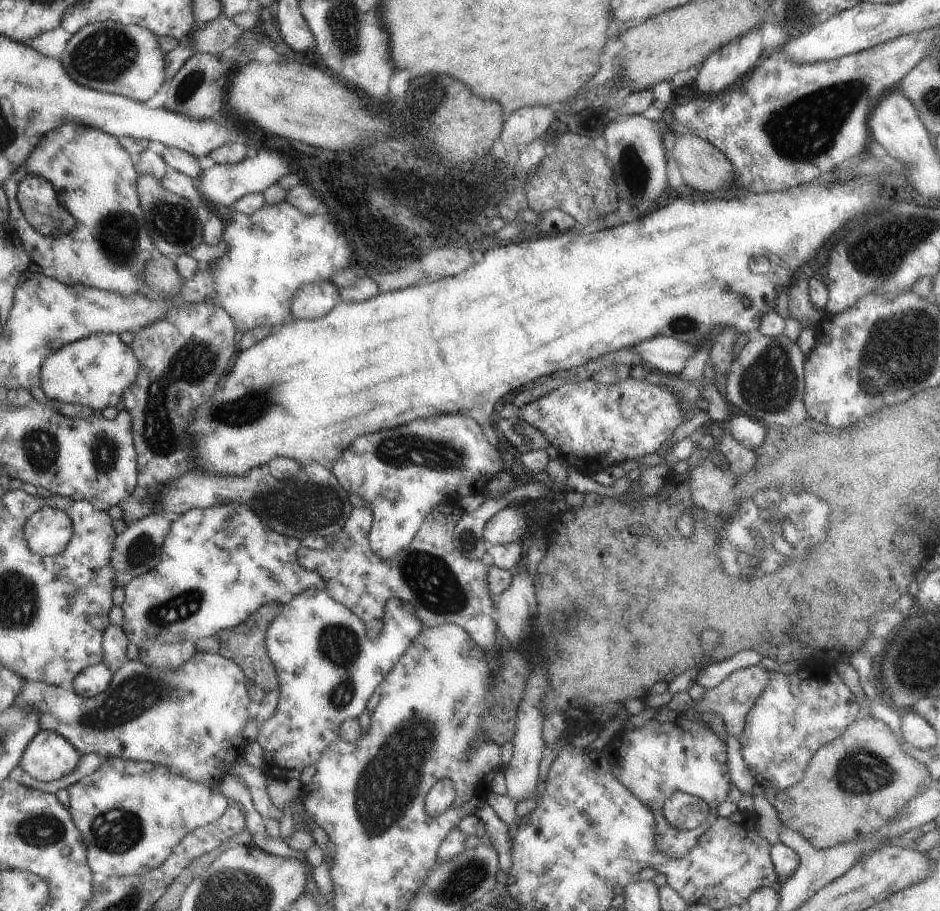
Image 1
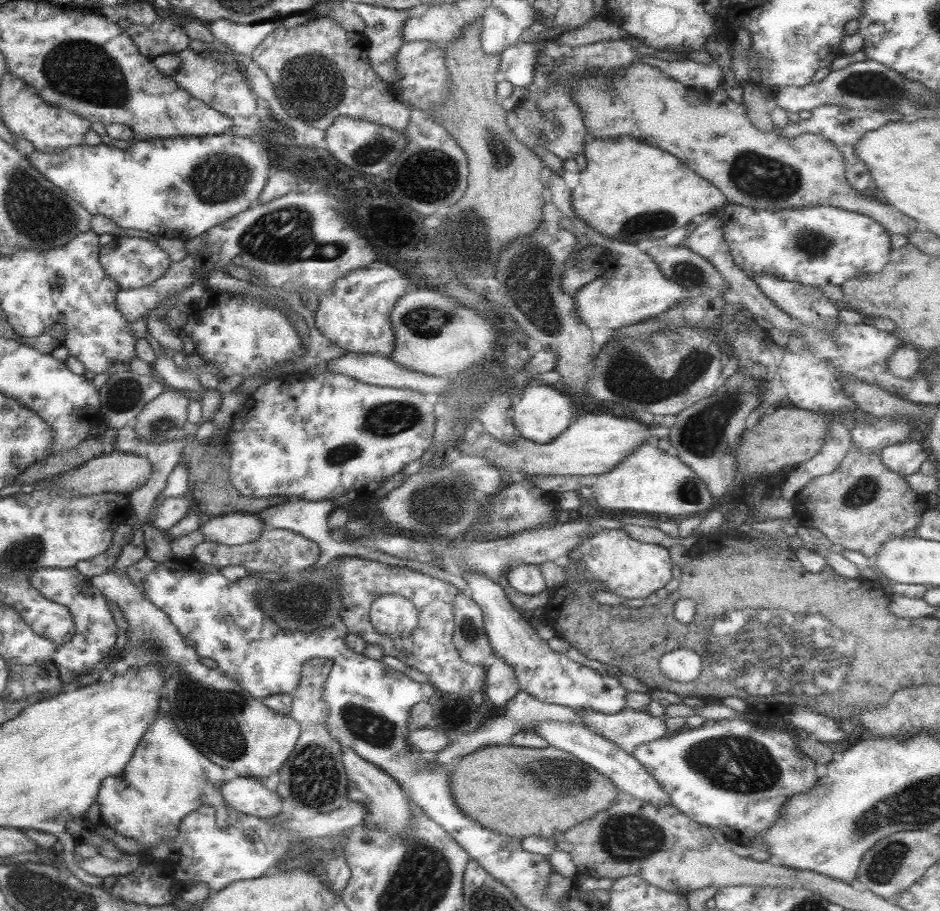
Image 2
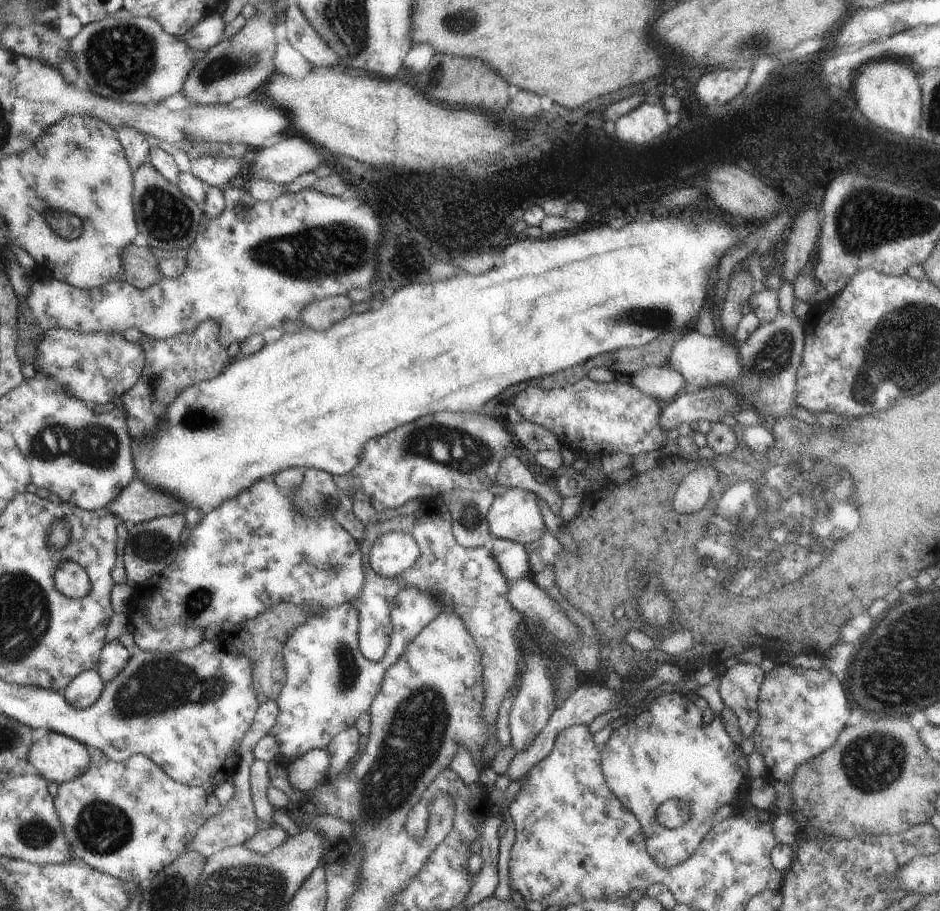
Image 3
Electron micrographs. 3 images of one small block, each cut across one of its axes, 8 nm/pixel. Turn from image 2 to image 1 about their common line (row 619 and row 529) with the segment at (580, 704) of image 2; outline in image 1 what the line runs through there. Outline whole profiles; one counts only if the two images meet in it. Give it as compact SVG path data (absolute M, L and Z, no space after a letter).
M522 505L503 507L487 519L481 538L490 545L515 543L525 531L525 519Z

